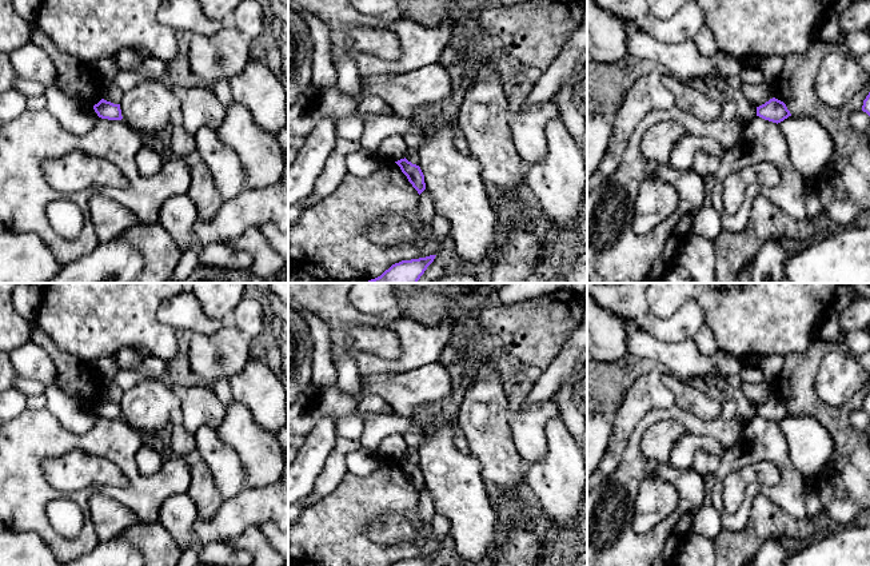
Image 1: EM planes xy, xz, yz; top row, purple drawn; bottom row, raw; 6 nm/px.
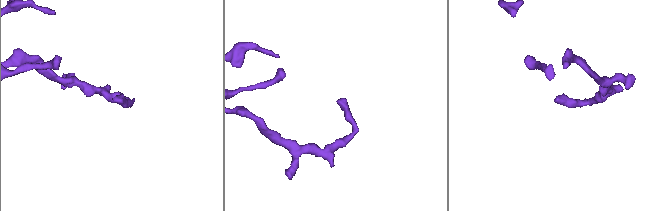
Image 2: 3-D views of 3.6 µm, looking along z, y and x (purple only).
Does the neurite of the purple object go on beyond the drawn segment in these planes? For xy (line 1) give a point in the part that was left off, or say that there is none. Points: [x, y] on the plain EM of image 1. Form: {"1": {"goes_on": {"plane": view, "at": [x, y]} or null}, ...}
{"1": {"goes_on": null}}

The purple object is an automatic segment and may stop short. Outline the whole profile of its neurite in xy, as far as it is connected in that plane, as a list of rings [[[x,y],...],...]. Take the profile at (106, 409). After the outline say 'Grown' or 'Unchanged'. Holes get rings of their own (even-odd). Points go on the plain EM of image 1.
[[[101,398],[97,403],[95,403],[93,408],[97,412],[97,415],[101,418],[108,418],[108,419],[121,419],[123,418],[120,403],[113,403],[104,398]]]. Unchanged

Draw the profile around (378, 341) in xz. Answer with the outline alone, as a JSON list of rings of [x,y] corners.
[[[350,324],[342,331],[342,335],[351,348],[358,351],[378,355],[384,359],[396,359],[400,355],[398,336],[384,327]]]

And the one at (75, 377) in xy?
[[[35,322],[31,323],[31,340],[51,356],[56,368],[56,387],[71,396],[89,402],[92,406],[103,398],[103,382],[96,376],[91,363],[57,348]]]

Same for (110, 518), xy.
[[[101,493],[91,495],[89,511],[99,542],[112,541],[137,522],[132,510]]]

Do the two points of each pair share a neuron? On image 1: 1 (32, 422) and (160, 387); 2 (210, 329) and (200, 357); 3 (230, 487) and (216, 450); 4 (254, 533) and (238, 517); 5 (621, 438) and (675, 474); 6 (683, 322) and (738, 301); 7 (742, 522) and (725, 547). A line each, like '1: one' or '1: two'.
1: two
2: two
3: one
4: two
5: two
6: two
7: two

